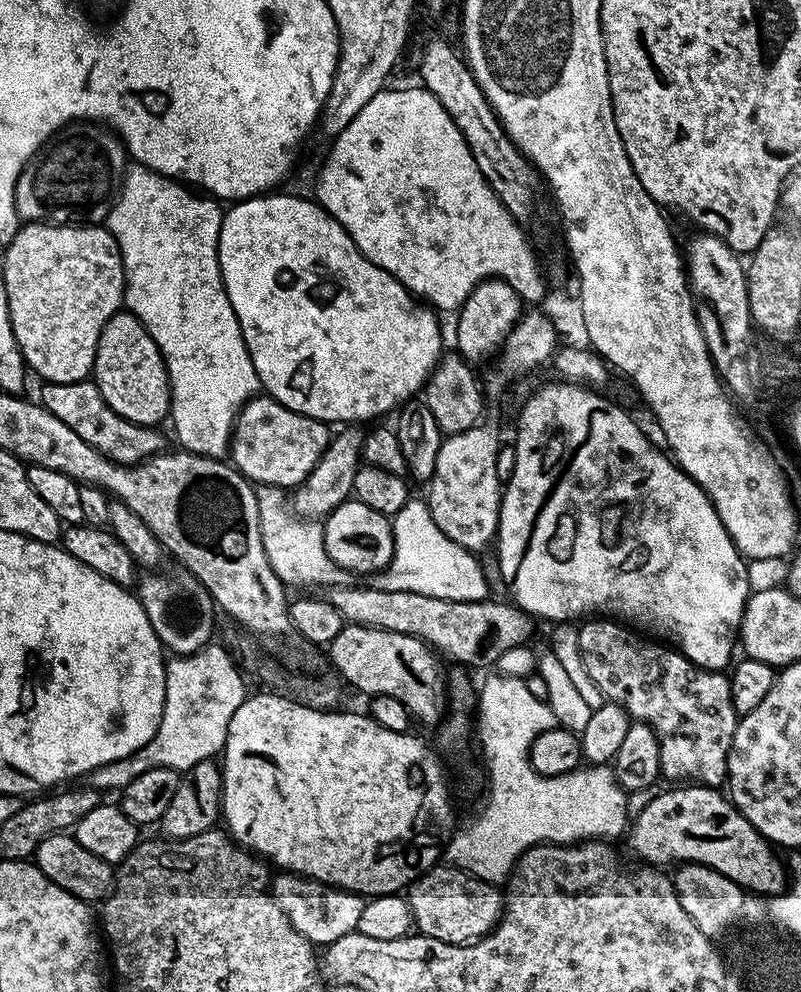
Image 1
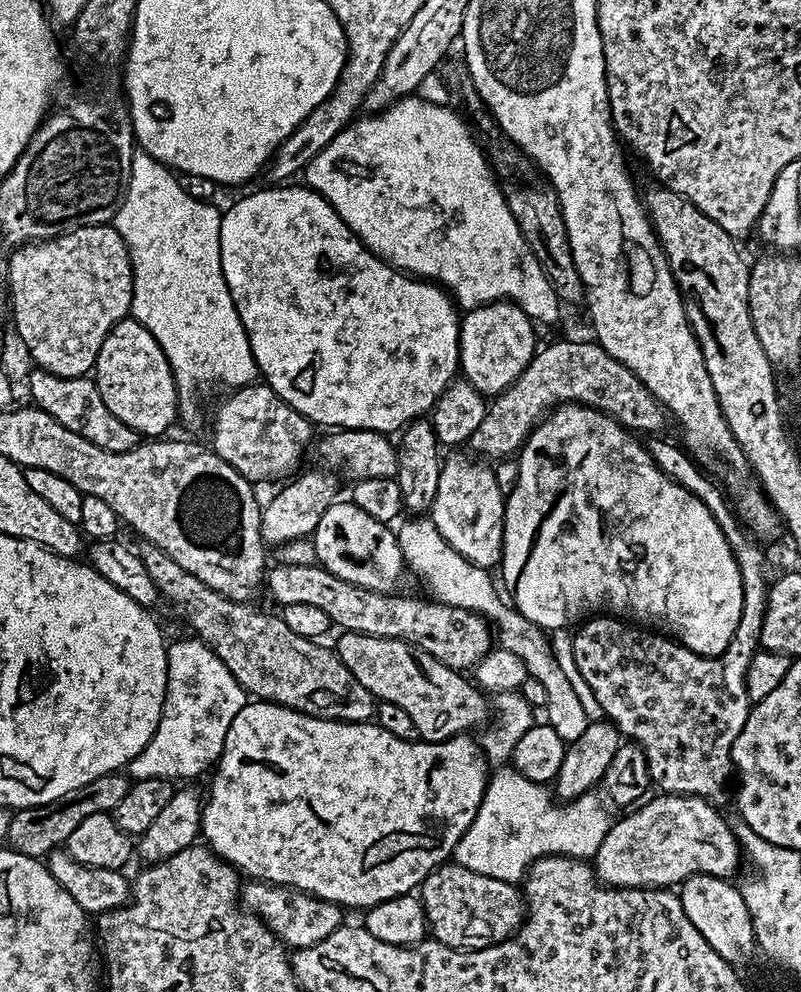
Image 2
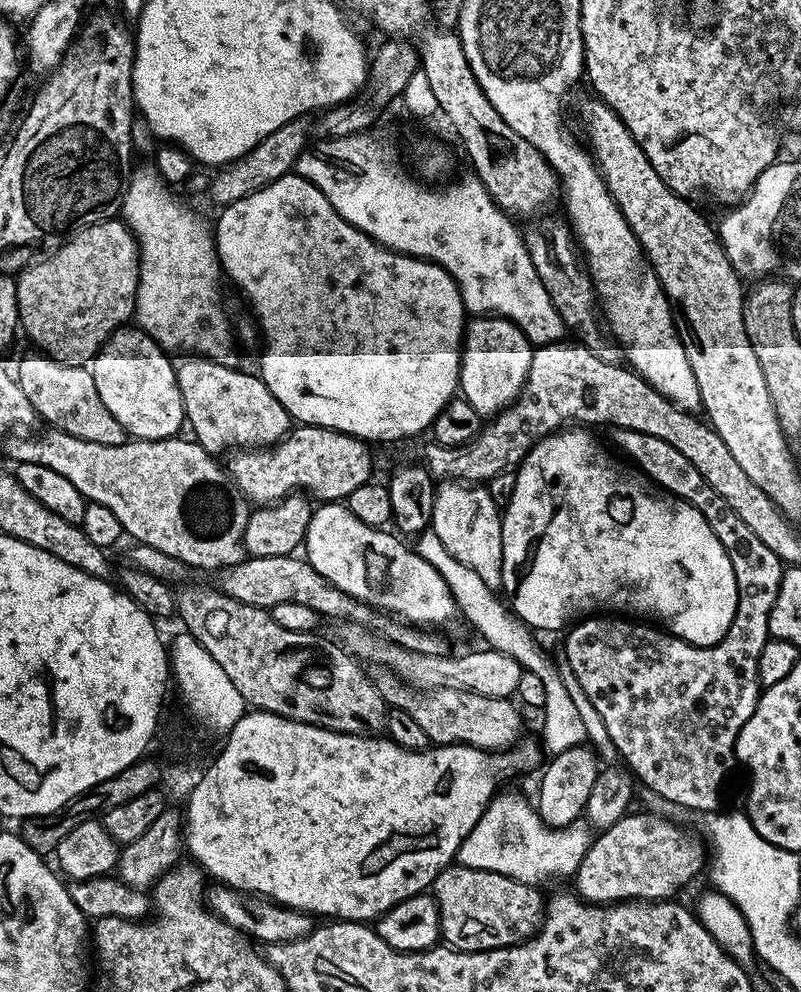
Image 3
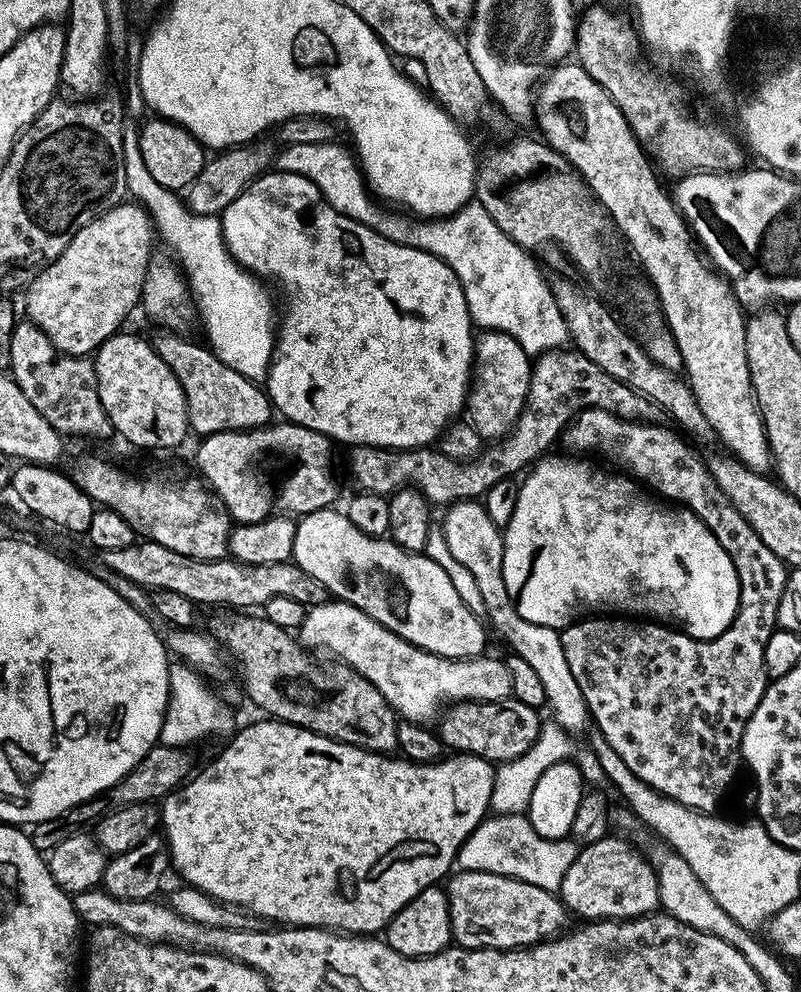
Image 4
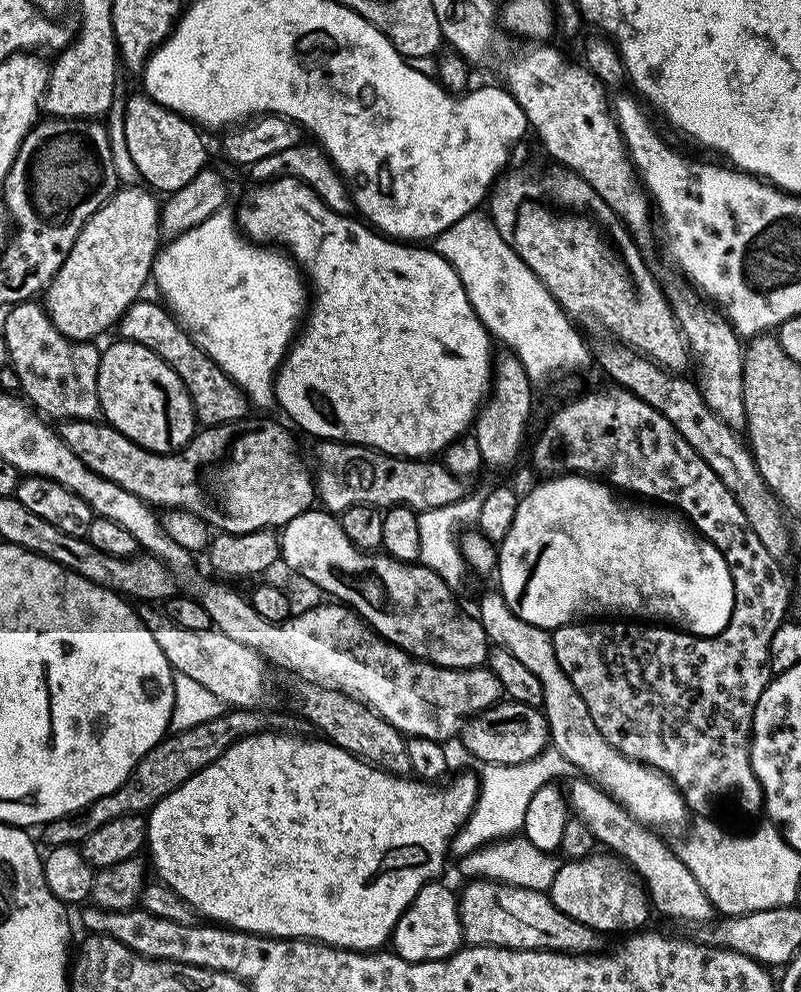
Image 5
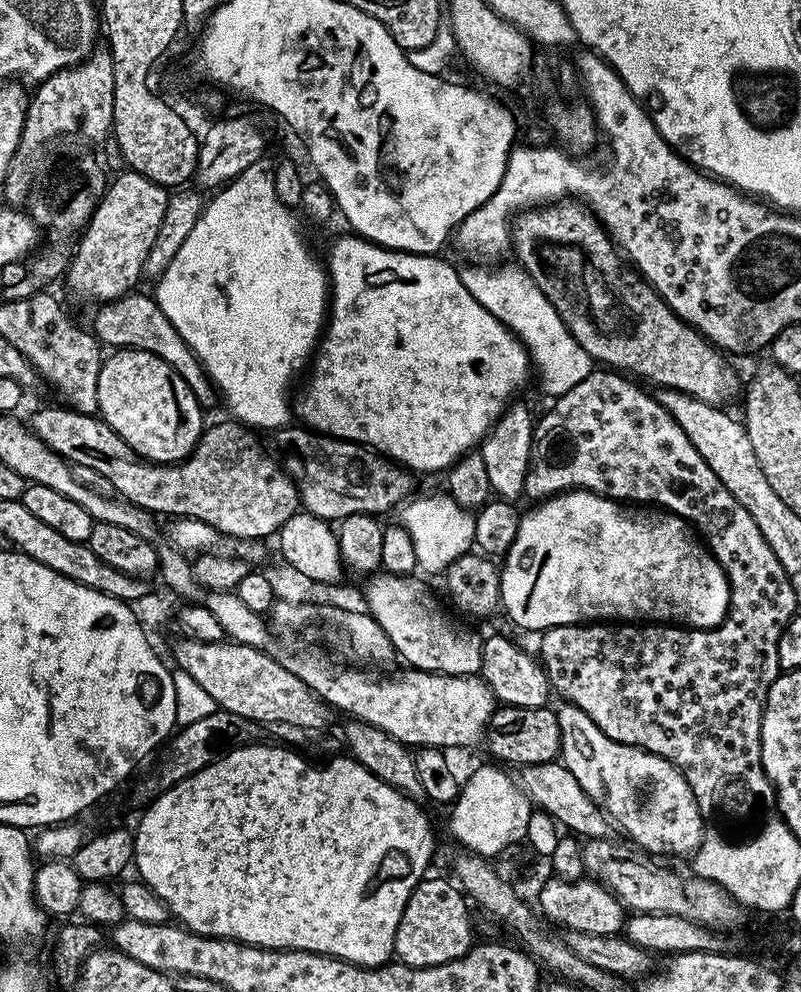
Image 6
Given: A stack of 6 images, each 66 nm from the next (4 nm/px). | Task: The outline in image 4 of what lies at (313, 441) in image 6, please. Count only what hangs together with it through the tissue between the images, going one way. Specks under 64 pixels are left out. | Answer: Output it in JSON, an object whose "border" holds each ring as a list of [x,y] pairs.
{"border":[[[575,350],[541,352],[535,357],[530,378],[530,390],[518,422],[501,440],[489,443],[470,460],[455,460],[442,454],[439,447],[365,448],[356,446],[348,456],[348,472],[361,492],[391,496],[400,488],[416,488],[428,499],[429,505],[447,506],[458,500],[480,500],[494,482],[521,475],[549,451],[552,443],[563,437],[565,428],[580,412],[601,408],[624,420],[656,422],[662,409],[655,400],[647,400],[630,386],[610,378],[602,366],[594,366]]]}

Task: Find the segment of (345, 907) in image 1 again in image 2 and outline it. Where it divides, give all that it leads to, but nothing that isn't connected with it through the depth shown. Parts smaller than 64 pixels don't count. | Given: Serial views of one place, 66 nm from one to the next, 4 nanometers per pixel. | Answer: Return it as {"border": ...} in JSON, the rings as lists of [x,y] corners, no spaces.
{"border":[[[248,882],[241,887],[238,903],[245,912],[256,916],[289,949],[309,948],[334,934],[345,923],[345,913],[339,904],[326,902],[317,896],[286,888],[282,884]]]}

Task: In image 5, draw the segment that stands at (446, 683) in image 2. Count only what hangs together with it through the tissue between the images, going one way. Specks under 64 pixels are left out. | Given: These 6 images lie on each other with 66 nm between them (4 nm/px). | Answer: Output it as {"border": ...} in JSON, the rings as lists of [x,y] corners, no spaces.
{"border":[[[505,699],[485,712],[467,717],[463,724],[460,740],[465,750],[474,759],[480,760],[481,765],[530,762],[536,755],[546,751],[550,744],[548,723],[543,711],[535,704],[520,704],[517,700]]]}

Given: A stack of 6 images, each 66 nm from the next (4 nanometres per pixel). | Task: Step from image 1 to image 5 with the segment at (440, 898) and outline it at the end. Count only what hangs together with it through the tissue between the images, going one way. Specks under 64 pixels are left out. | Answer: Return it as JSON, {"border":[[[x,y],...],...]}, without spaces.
{"border":[[[472,878],[467,883],[458,892],[465,945],[514,948],[522,952],[571,952],[575,956],[601,951],[601,933],[595,932],[590,926],[582,926],[582,922],[574,922],[570,914],[562,914],[562,910],[554,906],[548,892],[483,878]]]}

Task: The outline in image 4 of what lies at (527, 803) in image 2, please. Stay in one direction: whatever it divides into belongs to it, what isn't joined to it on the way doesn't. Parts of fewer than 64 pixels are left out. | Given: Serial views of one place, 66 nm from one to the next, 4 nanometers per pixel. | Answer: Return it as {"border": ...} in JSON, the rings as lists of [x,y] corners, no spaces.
{"border":[[[489,815],[470,835],[466,838],[464,845],[458,850],[455,863],[463,871],[482,870],[490,874],[502,874],[522,882],[530,882],[530,886],[542,886],[542,890],[550,890],[559,893],[562,886],[562,878],[566,878],[566,870],[574,862],[578,851],[575,840],[565,838],[563,840],[547,840],[532,827],[527,815]]]}

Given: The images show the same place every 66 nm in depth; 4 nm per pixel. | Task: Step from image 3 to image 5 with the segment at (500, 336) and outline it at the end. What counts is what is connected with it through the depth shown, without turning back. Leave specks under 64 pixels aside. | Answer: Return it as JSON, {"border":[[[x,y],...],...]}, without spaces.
{"border":[[[504,350],[495,357],[490,391],[480,406],[474,421],[474,435],[478,450],[482,450],[485,465],[492,468],[508,468],[520,456],[524,435],[528,432],[528,419],[532,416],[532,392],[534,385],[526,374],[516,353]]]}

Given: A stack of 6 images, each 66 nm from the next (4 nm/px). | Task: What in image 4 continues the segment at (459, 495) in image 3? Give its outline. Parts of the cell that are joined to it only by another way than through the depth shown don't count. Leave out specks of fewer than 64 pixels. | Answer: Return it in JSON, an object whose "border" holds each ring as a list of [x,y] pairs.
{"border":[[[458,500],[455,504],[447,505],[445,512],[448,513],[445,514],[442,525],[444,541],[454,562],[462,562],[462,566],[470,570],[470,575],[478,586],[478,594],[482,594],[483,615],[491,631],[493,628],[512,647],[511,651],[522,657],[538,673],[538,678],[542,678],[547,707],[552,707],[559,727],[569,734],[580,731],[583,733],[590,724],[588,707],[582,698],[582,690],[578,690],[578,682],[574,682],[574,674],[570,674],[566,654],[562,654],[560,632],[555,628],[526,622],[526,618],[518,614],[515,604],[512,603],[510,590],[506,590],[506,578],[502,574],[504,537],[501,529],[494,522],[490,522],[490,514],[486,514],[480,500]]]}

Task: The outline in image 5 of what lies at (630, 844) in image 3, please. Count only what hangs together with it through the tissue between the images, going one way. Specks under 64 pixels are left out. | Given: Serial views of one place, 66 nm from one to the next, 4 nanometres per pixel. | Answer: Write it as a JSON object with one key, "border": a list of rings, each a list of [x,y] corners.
{"border":[[[604,850],[593,851],[591,856],[583,856],[581,860],[565,859],[554,874],[550,895],[562,914],[570,914],[574,922],[582,922],[582,926],[590,926],[601,934],[628,934],[643,929],[650,913],[648,890],[643,880],[619,856]]]}

